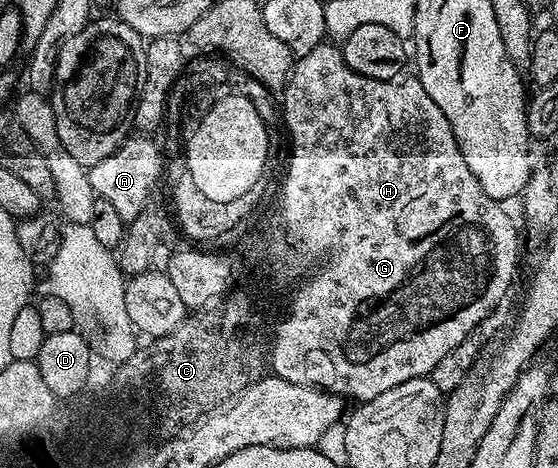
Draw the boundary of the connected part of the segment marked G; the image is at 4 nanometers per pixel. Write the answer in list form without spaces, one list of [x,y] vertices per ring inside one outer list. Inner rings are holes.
[[[324,41],[320,45],[316,45],[316,49],[312,49],[312,53],[297,56],[294,69],[290,73],[290,80],[286,82],[286,90],[280,99],[286,129],[292,133],[290,144],[294,148],[293,164],[296,165],[290,167],[290,177],[286,182],[285,221],[291,236],[295,238],[301,248],[309,248],[310,253],[317,256],[322,267],[318,274],[314,275],[313,279],[310,279],[307,285],[302,287],[301,294],[297,295],[291,319],[286,320],[286,323],[279,327],[278,337],[275,339],[274,366],[279,374],[284,375],[287,379],[292,379],[293,382],[319,383],[330,387],[333,391],[344,391],[349,395],[361,396],[365,403],[372,401],[380,393],[388,393],[388,389],[396,389],[396,385],[404,385],[404,381],[427,378],[430,371],[436,369],[436,364],[446,354],[452,353],[452,349],[456,349],[456,345],[460,345],[460,341],[464,341],[464,337],[468,337],[468,333],[477,331],[483,326],[482,322],[497,309],[498,302],[509,293],[510,286],[514,283],[514,274],[518,271],[518,227],[514,224],[513,217],[502,208],[505,206],[499,200],[488,197],[488,193],[484,193],[484,189],[480,187],[480,181],[476,181],[472,169],[468,169],[468,161],[464,161],[464,153],[452,133],[452,125],[448,121],[448,117],[444,117],[444,113],[440,113],[440,105],[436,105],[436,101],[432,101],[425,95],[424,85],[417,77],[406,78],[373,79],[372,77],[364,77],[360,73],[348,69],[341,50],[333,42]],[[400,113],[408,113],[410,123],[414,123],[414,119],[416,119],[416,121],[424,121],[422,123],[424,127],[426,125],[430,127],[430,139],[426,141],[426,145],[430,145],[432,155],[428,153],[426,157],[422,157],[424,159],[422,171],[426,173],[426,167],[428,167],[428,173],[430,173],[430,175],[424,175],[424,181],[428,177],[430,183],[428,185],[422,183],[424,191],[420,187],[418,187],[418,191],[424,197],[426,207],[432,207],[428,211],[436,211],[436,215],[432,215],[432,217],[436,217],[436,221],[428,221],[434,225],[426,225],[424,233],[384,233],[384,243],[382,243],[380,233],[376,233],[372,221],[368,221],[368,219],[342,219],[338,209],[342,207],[344,195],[348,201],[346,207],[350,205],[350,195],[346,191],[346,177],[344,177],[346,165],[358,165],[358,157],[360,157],[360,165],[388,165],[388,163],[392,163],[392,151],[390,151],[392,147],[388,145],[388,141],[392,143],[392,135],[398,131],[394,127],[398,127],[402,123]]]

